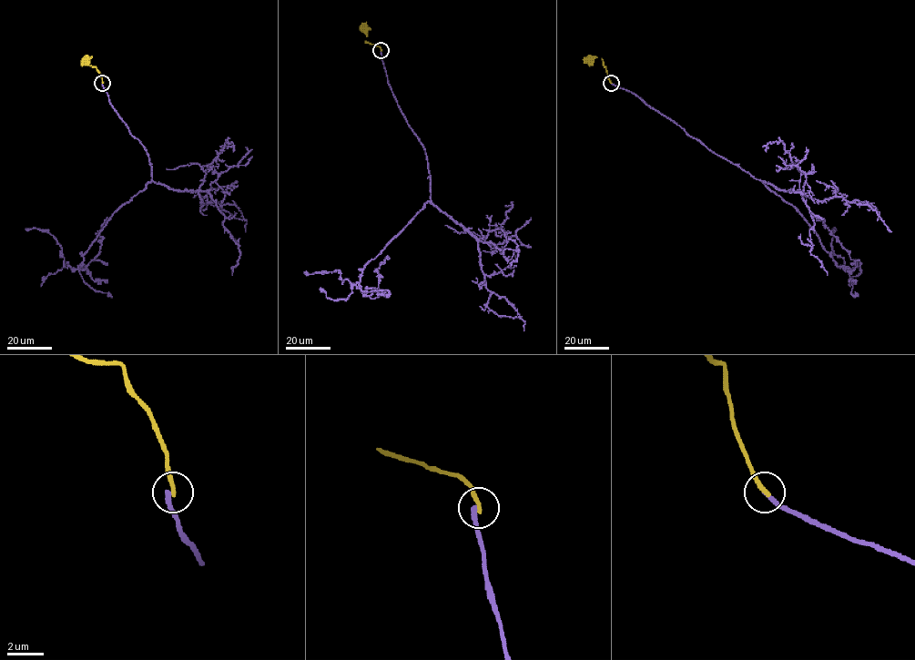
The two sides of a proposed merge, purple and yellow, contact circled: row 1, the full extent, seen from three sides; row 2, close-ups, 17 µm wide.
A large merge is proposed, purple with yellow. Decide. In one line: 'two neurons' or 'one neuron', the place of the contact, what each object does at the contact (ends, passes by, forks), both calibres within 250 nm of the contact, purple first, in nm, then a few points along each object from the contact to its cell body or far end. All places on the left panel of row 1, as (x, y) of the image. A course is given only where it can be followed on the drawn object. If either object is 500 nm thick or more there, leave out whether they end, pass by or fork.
two neurons | (102, 83) | purple ends | yellow ends | 260/260 nm | purple via (102, 82), (146, 149), (152, 181), (115, 212), (82, 267), (65, 267), (62, 248), (46, 230), (25, 229) | yellow via (102, 82), (99, 72), (87, 64), (87, 57), (85, 61)

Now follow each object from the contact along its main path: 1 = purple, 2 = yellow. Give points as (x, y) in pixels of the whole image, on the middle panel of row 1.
1: (381, 50), (394, 97), (424, 148), (431, 201), (355, 284), (341, 284), (339, 270), (304, 272)
2: (381, 50), (366, 43), (366, 26), (363, 23)

